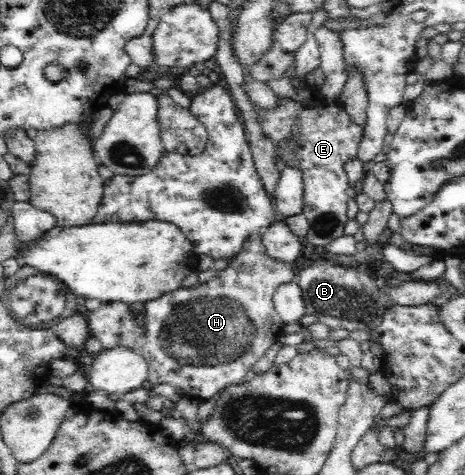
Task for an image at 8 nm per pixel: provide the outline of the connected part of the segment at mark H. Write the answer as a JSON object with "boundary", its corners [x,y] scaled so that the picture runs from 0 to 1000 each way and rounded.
{"boundary":[[[546,491],[523,512],[523,526],[508,533],[497,547],[490,549],[486,564],[467,573],[465,581],[439,598],[424,596],[411,604],[374,608],[372,613],[353,617],[338,629],[314,634],[310,663],[310,682],[299,686],[288,678],[288,659],[282,655],[280,640],[271,640],[258,634],[245,636],[219,636],[217,644],[202,655],[185,657],[189,674],[189,691],[194,705],[215,718],[222,737],[247,735],[249,731],[267,731],[305,747],[318,760],[320,789],[318,800],[335,811],[338,806],[361,806],[363,811],[376,811],[387,815],[394,823],[394,832],[404,832],[422,838],[424,842],[441,844],[452,836],[458,836],[462,827],[473,825],[482,815],[490,811],[516,808],[527,798],[527,787],[566,747],[570,739],[596,718],[596,712],[604,707],[611,680],[600,667],[596,653],[589,646],[587,623],[591,611],[609,598],[626,596],[634,592],[634,571],[628,556],[617,552],[600,552],[587,547],[574,531],[570,531],[570,518],[566,518],[563,491]]]}

